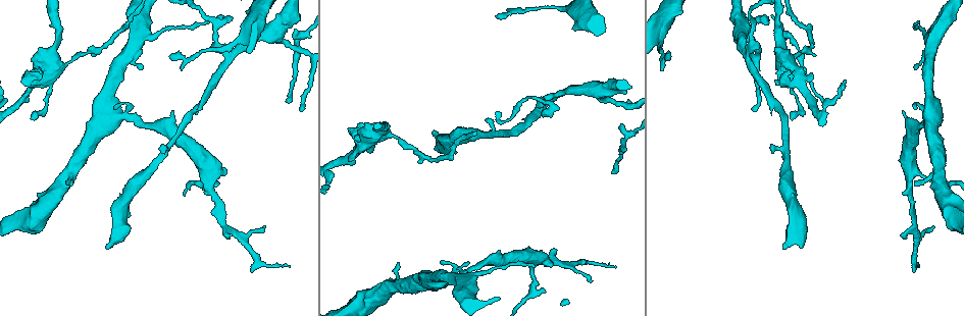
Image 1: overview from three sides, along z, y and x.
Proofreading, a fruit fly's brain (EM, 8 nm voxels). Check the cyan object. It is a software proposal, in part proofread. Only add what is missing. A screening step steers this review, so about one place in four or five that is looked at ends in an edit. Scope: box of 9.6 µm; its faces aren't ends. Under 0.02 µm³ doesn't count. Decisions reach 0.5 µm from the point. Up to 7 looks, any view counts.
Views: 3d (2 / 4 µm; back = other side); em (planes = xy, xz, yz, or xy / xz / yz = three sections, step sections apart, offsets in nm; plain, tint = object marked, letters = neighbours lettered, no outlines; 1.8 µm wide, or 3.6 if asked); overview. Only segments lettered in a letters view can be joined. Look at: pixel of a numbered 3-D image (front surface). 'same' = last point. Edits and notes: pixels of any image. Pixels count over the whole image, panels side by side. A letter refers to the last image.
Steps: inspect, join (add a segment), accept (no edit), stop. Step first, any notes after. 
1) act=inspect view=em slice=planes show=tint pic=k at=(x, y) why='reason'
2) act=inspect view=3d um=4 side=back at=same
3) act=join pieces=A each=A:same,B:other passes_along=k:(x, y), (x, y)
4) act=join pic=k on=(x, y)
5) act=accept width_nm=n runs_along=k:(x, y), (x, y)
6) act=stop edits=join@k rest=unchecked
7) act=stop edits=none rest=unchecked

act=inspect view=3d um=2 pic=1 at=(210, 170) why='three arms meet'

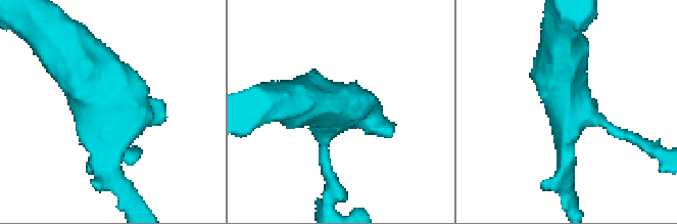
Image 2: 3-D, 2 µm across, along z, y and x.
act=inspect view=em slice=yz step=16 show=tint pic=2 at=(335, 104) why='need the tissue'

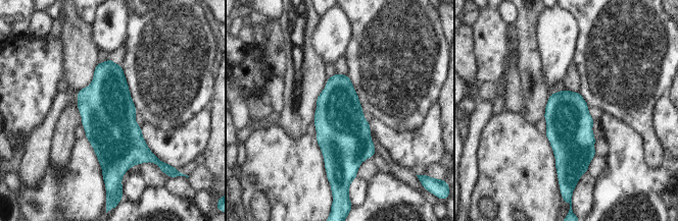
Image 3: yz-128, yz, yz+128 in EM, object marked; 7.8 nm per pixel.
act=inspect view=em slice=yz step=16 show=letters at=same why='what lies round it'

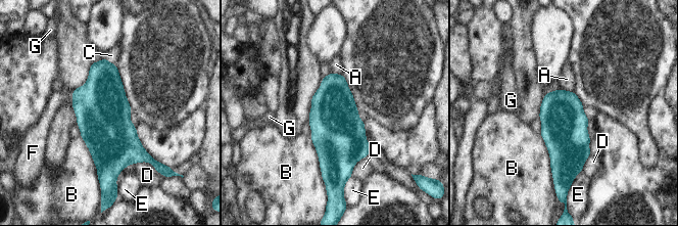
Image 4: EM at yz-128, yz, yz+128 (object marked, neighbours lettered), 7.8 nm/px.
act=join pieces=F each=A:other,B:other,C:other,D:other,E:other,F:same,G:other passes_along=4:(101, 106), (73, 95), (55, 99) found='it goes on there'

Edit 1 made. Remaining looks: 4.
act=inspect view=em slice=xz step=8 show=tint pic=1 at=(812, 109) why='abrupt turn'

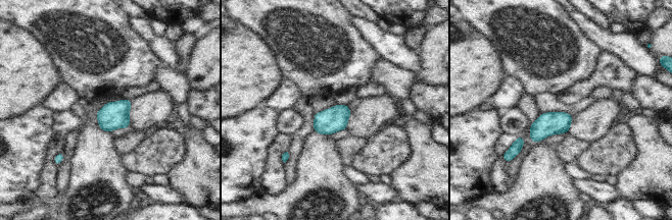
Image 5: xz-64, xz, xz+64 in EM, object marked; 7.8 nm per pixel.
act=inspect view=em slice=planes show=letters at=same

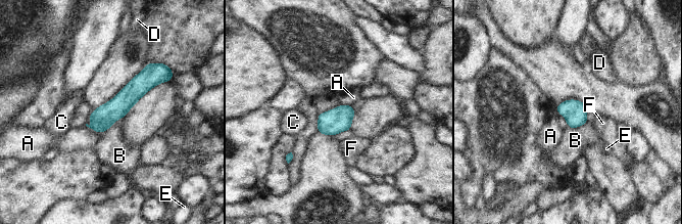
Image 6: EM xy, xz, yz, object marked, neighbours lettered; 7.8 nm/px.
act=accept each=A:other,B:other,C:other,D:other,E:other,F:other border=6:(85, 125), (96, 131), (103, 132) found='none of them fits'

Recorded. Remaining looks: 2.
act=inspect view=em slice=xz step=8 show=letters pic=1 at=(231, 19) why='free end'

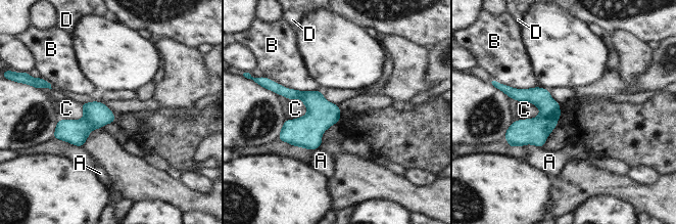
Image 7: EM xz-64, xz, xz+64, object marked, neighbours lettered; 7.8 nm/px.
act=accept each=A:other,B:other,C:other,D:other border=7:(517, 100), (530, 101), (540, 113) found='no lettered segment goes on from it'

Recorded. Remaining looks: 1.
act=stop edits=join@4 rest=unchecked

